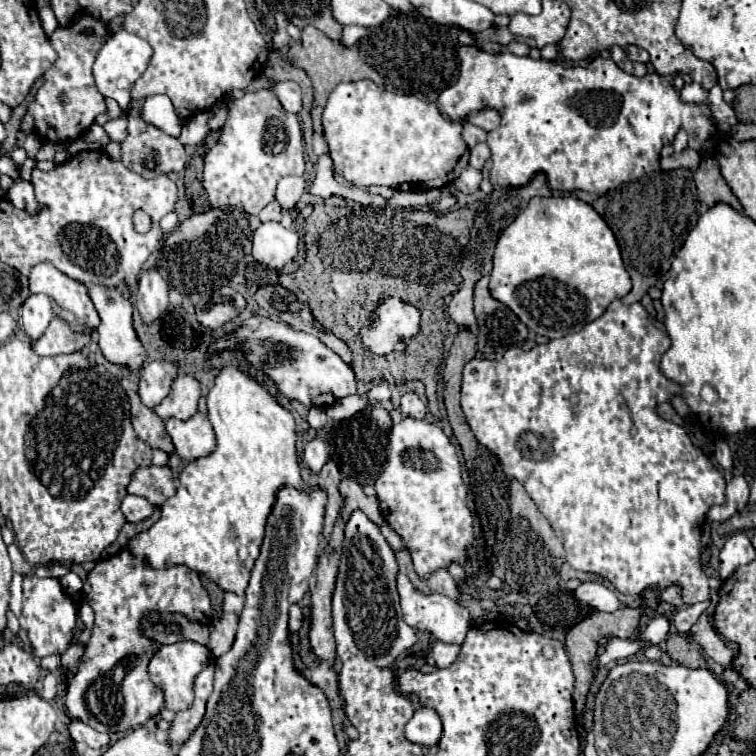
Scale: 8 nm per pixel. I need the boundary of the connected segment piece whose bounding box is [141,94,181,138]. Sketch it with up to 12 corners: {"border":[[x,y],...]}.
{"border":[[163,94],[151,96],[141,118],[175,138],[181,134],[173,104]]}

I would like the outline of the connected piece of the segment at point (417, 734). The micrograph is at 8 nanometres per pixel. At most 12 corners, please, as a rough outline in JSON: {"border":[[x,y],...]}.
{"border":[[415,710],[405,736],[415,744],[435,746],[441,738],[437,710]]}

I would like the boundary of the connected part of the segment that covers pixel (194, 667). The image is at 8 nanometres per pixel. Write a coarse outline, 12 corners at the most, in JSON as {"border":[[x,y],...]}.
{"border":[[197,642],[161,646],[149,662],[165,708],[191,706],[193,680],[209,650]]}

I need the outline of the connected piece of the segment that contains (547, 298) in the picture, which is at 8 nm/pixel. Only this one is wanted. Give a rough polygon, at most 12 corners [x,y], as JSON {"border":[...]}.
{"border":[[571,196],[503,230],[491,296],[545,338],[631,290],[611,228]]}

